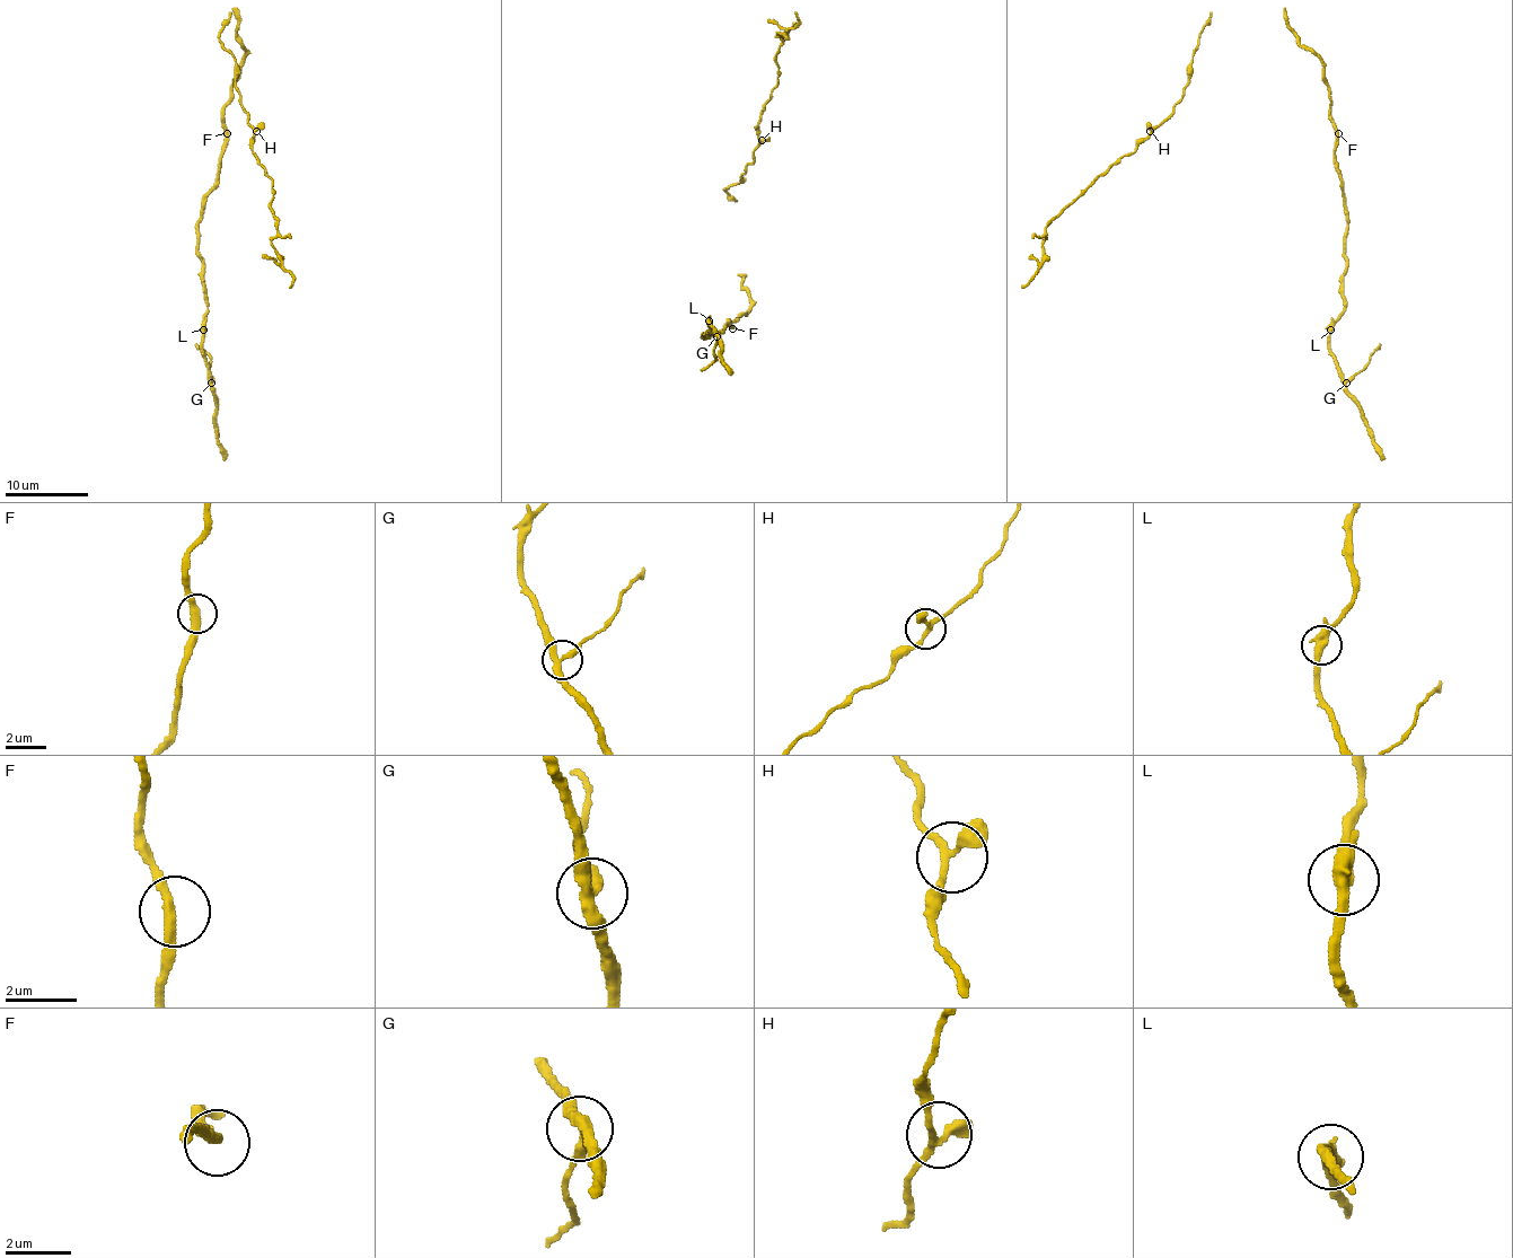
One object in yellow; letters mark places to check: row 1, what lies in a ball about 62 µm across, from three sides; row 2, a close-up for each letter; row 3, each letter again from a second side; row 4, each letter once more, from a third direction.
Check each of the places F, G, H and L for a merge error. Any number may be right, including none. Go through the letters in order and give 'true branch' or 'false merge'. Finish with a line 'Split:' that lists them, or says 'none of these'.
F: true branch
G: false merge
H: true branch
L: true branch
Split: G

